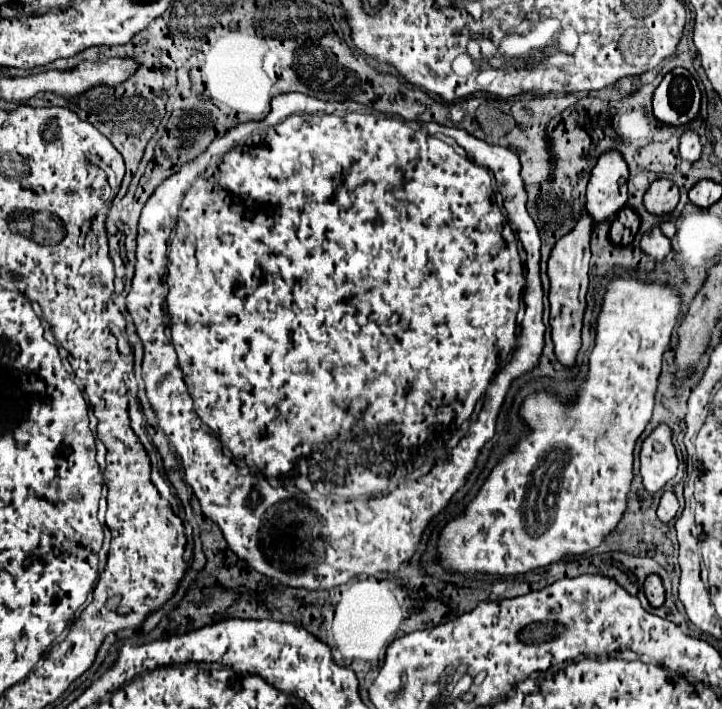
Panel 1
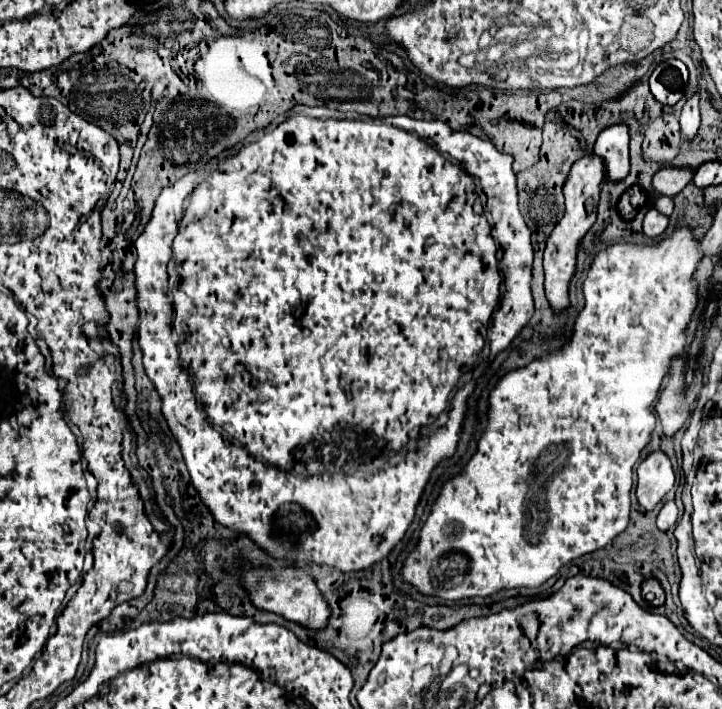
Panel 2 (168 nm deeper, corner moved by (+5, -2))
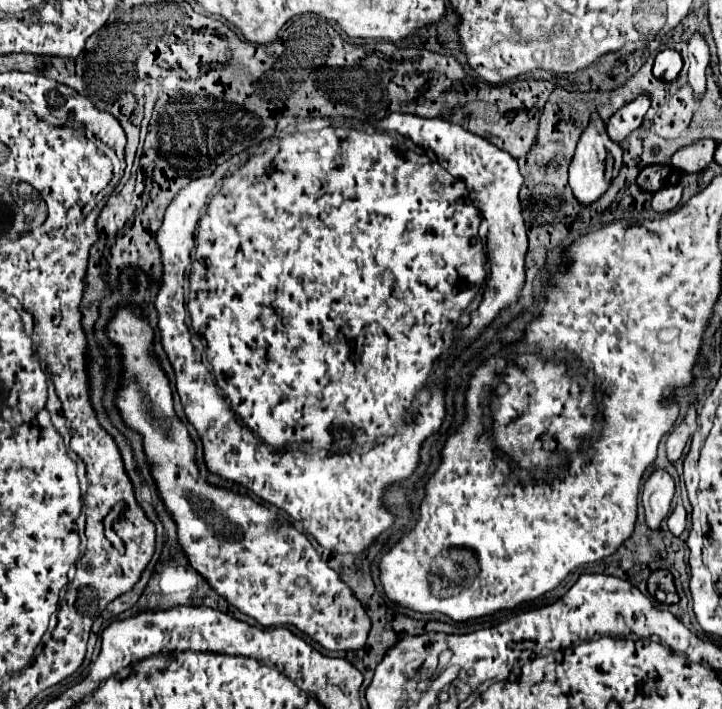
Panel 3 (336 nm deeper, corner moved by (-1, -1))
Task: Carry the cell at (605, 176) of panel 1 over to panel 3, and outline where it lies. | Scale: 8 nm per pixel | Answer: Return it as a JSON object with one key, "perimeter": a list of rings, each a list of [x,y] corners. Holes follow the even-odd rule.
{"perimeter":[[[641,95],[635,101],[623,105],[609,121],[607,121],[607,135],[611,135],[611,141],[623,147],[627,137],[641,127],[641,121],[649,109],[649,97]]]}

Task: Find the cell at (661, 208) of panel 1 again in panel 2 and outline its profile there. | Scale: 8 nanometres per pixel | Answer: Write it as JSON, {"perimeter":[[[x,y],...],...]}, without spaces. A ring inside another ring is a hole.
{"perimeter":[[[663,166],[653,176],[653,190],[659,194],[677,196],[693,180],[693,174],[695,174],[695,170],[689,166],[685,166],[685,168]]]}

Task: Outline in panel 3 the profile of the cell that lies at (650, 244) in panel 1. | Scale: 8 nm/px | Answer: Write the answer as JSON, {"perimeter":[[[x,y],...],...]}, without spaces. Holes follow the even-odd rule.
{"perimeter":[[[665,185],[663,189],[659,189],[653,195],[653,211],[655,213],[671,213],[677,209],[679,201],[681,201],[681,185]]]}

